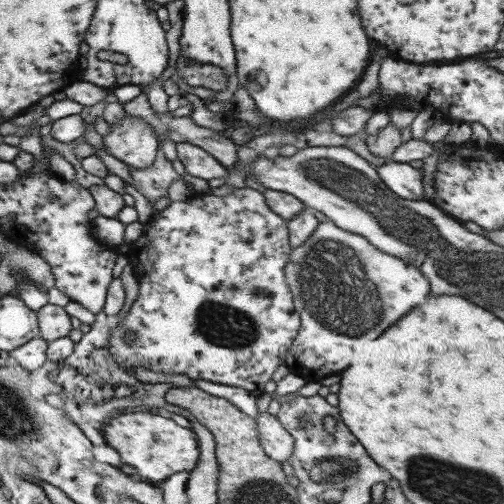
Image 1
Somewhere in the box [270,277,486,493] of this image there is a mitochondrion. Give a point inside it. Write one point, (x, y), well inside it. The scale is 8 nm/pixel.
(332, 470)

